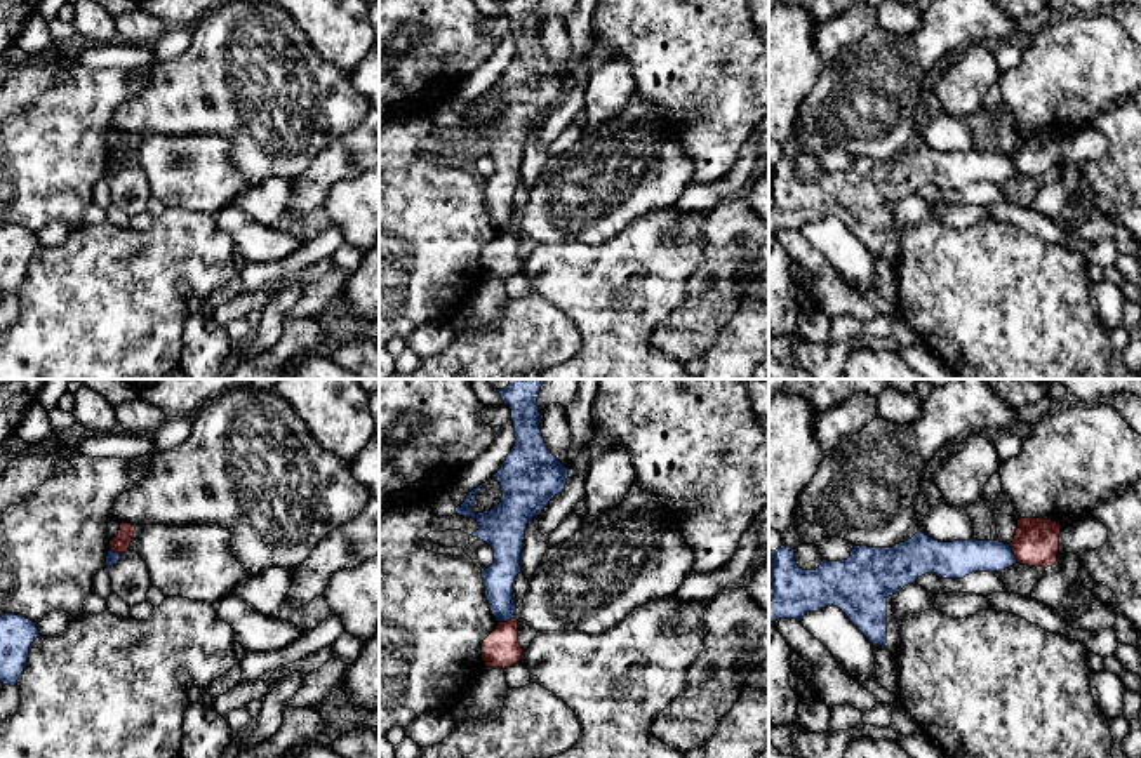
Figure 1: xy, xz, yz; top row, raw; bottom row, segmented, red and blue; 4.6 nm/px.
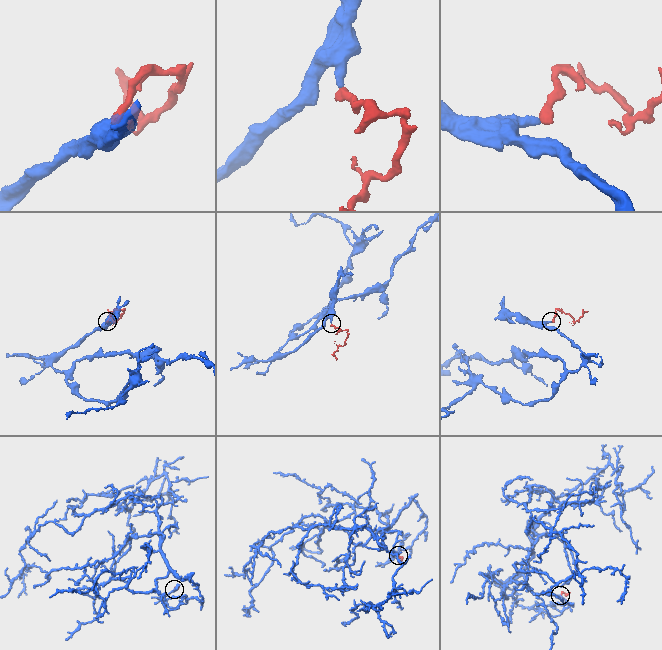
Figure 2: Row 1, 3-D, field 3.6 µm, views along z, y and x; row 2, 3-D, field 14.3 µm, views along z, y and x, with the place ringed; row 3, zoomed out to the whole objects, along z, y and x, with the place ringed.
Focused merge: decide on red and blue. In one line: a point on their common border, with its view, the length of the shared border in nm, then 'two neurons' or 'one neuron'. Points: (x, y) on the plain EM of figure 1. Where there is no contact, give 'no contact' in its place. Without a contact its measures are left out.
contact yz (1013, 162); length 100 nm; two neurons

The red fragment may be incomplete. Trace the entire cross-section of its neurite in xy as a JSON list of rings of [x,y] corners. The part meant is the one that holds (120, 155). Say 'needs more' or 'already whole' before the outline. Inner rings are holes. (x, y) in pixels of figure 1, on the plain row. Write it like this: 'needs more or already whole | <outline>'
already whole | [[[122,132],[118,146],[113,151],[110,151],[110,160],[113,163],[120,163],[120,165],[127,163],[130,158],[132,148],[134,148],[134,141],[136,141],[136,137]]]

